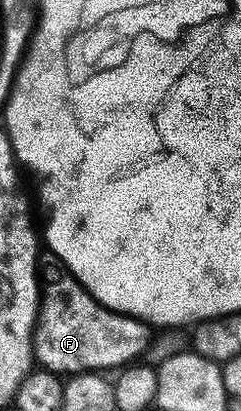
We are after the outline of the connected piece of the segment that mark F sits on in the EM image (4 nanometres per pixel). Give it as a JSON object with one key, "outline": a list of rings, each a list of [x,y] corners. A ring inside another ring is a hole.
{"outline":[[[44,251],[41,256],[41,299],[39,318],[35,321],[35,360],[47,371],[56,374],[74,374],[76,372],[106,373],[106,368],[122,369],[138,361],[139,356],[151,344],[152,329],[142,320],[126,316],[124,312],[115,312],[97,302],[83,287],[64,264],[59,263],[57,254]]]}

